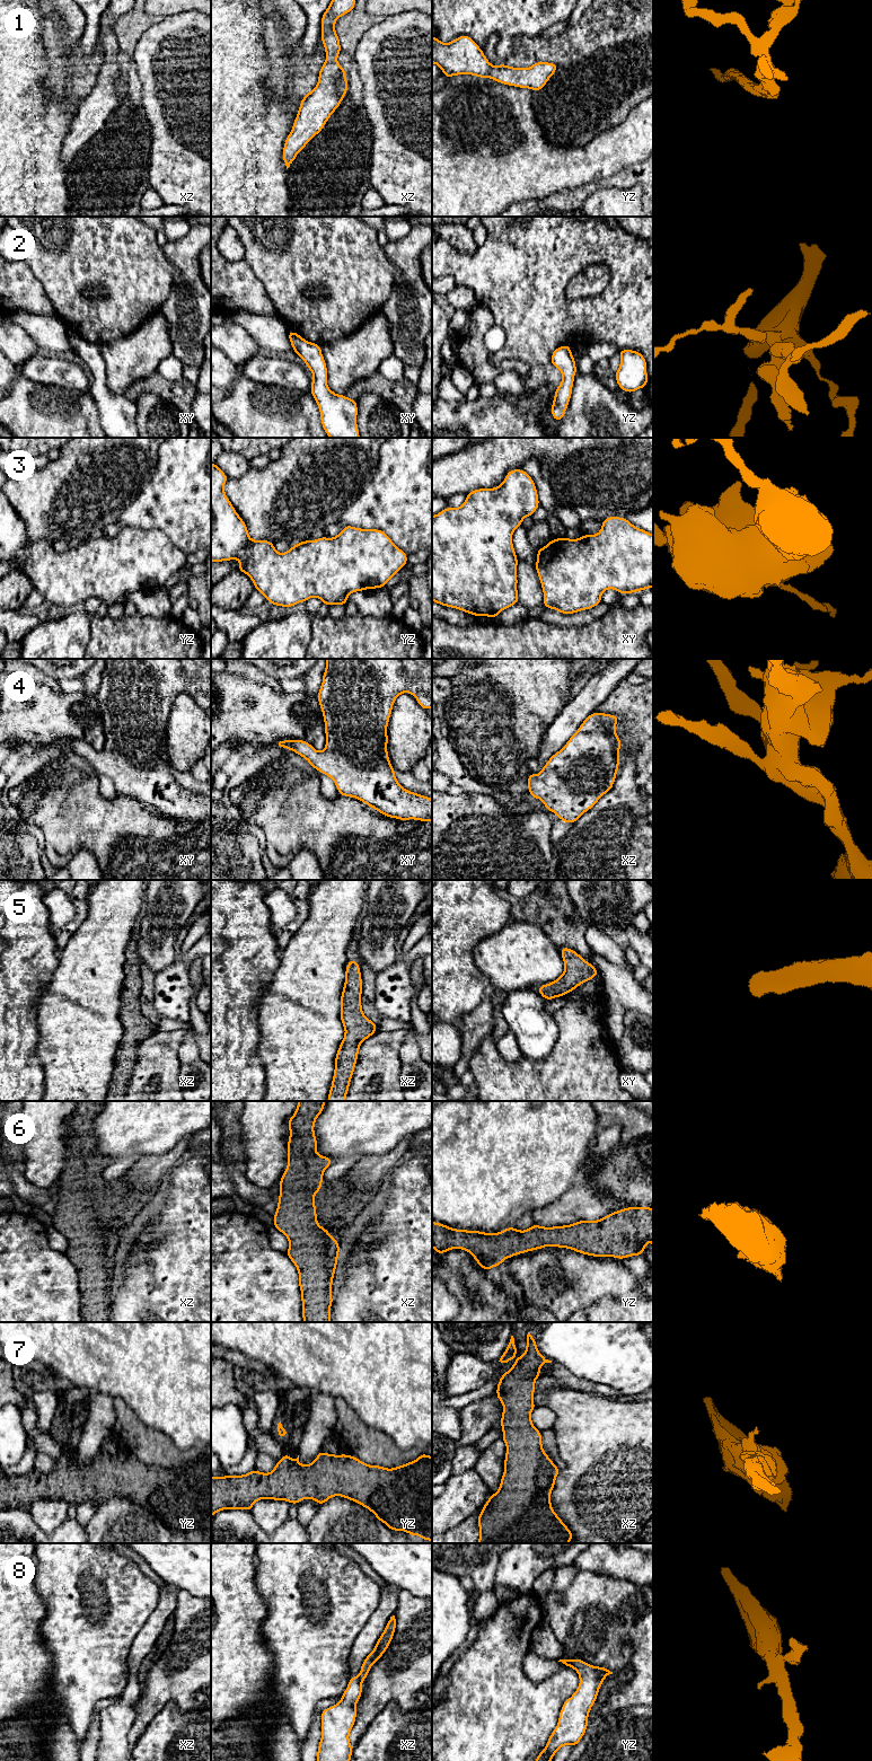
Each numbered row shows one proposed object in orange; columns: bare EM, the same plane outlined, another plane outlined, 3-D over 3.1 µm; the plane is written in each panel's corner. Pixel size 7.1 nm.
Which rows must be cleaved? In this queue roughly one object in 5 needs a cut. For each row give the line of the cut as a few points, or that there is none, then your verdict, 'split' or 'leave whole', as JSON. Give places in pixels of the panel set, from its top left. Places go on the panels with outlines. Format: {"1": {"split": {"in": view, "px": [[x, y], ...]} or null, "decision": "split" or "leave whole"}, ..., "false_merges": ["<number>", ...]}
{"1": {"split": null, "decision": "leave whole"}, "2": {"split": null, "decision": "leave whole"}, "3": {"split": null, "decision": "leave whole"}, "4": {"split": null, "decision": "leave whole"}, "5": {"split": null, "decision": "leave whole"}, "6": {"split": null, "decision": "leave whole"}, "7": {"split": null, "decision": "leave whole"}, "8": {"split": {"in": "xz", "px": [[358, 1676], [361, 1682]]}, "decision": "split"}, "false_merges": ["8"]}

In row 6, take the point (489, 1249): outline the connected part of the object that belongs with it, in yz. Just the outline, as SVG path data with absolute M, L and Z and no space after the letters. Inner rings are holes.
M645 1206L626 1207L597 1221L582 1220L570 1225L552 1227L534 1224L525 1231L519 1231L513 1226L497 1233L451 1229L448 1225L432 1222L432 1248L439 1254L452 1249L465 1250L486 1271L493 1267L500 1267L503 1260L513 1256L545 1247L566 1248L592 1257L625 1259L642 1256L649 1241L653 1247L653 1208Z

